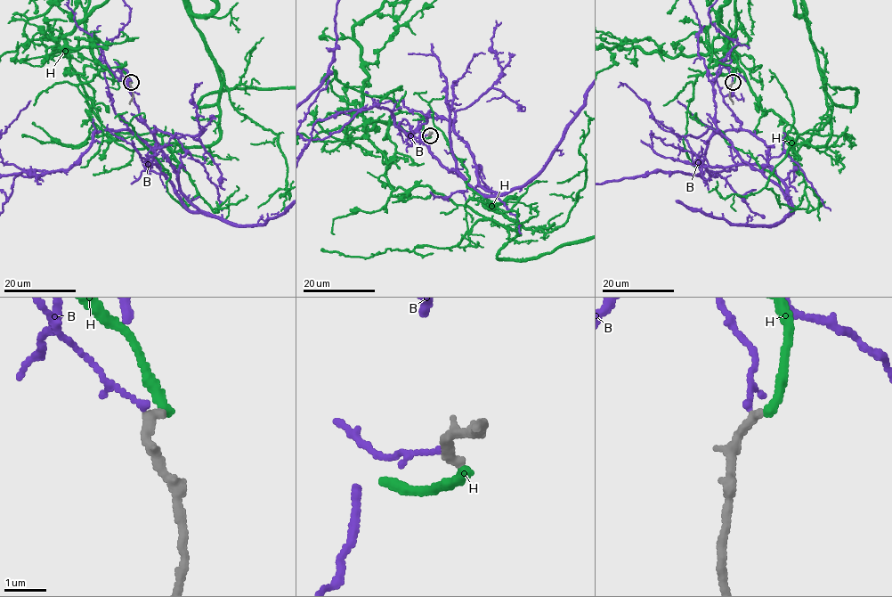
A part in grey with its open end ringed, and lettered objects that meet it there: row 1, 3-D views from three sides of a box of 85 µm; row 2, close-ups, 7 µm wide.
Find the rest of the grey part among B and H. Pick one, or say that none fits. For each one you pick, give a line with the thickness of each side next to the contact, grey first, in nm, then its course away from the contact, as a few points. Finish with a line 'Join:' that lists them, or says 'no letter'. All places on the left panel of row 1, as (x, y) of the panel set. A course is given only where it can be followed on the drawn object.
H: 240 nm thick on the grey side, 260 nm on the other
Join: H

